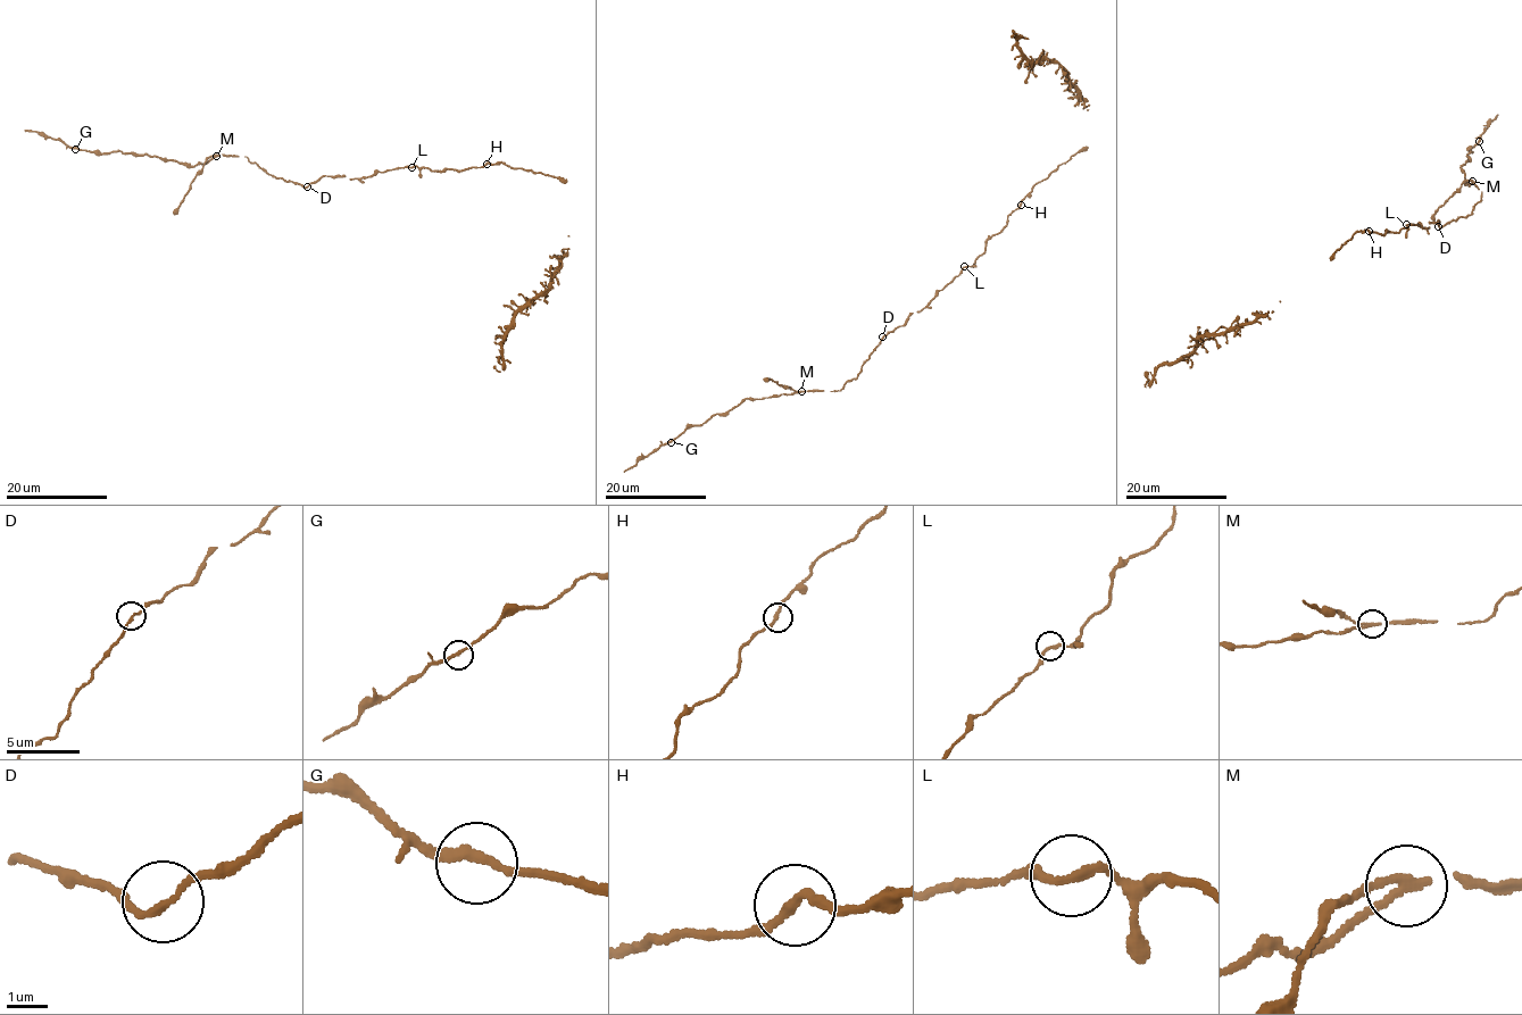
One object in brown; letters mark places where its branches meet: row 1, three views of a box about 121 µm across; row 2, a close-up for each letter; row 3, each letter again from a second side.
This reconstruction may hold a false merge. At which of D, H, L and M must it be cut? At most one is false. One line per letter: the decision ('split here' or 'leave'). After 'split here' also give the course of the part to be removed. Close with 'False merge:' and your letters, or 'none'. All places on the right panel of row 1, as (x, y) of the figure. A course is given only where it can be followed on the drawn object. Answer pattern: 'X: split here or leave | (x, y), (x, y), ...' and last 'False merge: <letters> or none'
D: leave
H: leave
L: leave
M: split here | (1472, 181), (1469, 185), (1464, 182), (1461, 165), (1468, 160), (1466, 155), (1471, 152), (1469, 149), (1498, 114)
False merge: M

